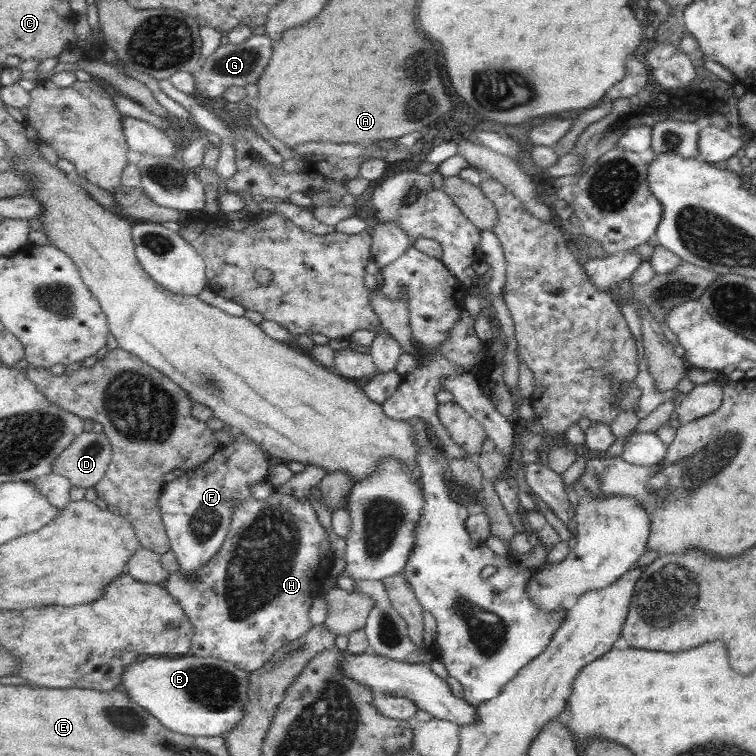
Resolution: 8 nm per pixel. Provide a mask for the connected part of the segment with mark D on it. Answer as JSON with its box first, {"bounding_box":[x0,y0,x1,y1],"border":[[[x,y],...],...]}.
{"bounding_box":[53,431,113,488],"border":[[[86,431],[61,454],[53,467],[56,473],[70,478],[73,486],[92,488],[107,475],[113,451],[105,431]]]}

